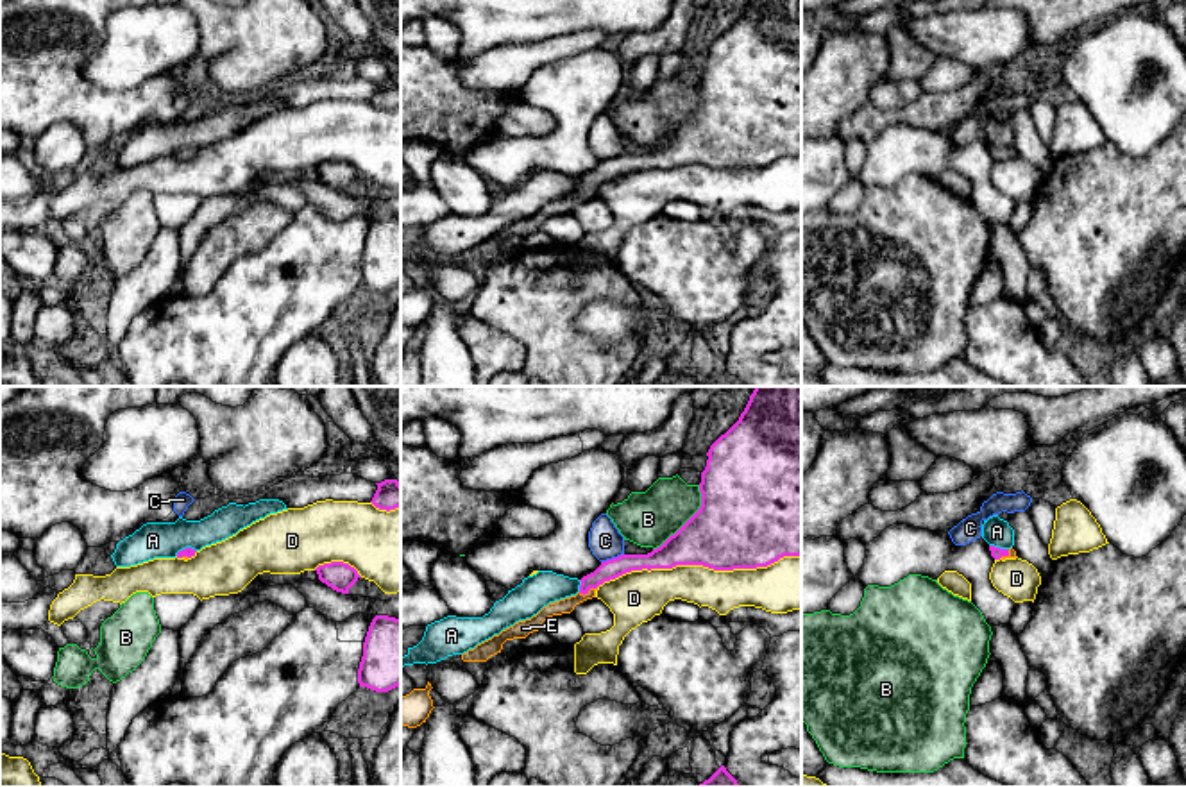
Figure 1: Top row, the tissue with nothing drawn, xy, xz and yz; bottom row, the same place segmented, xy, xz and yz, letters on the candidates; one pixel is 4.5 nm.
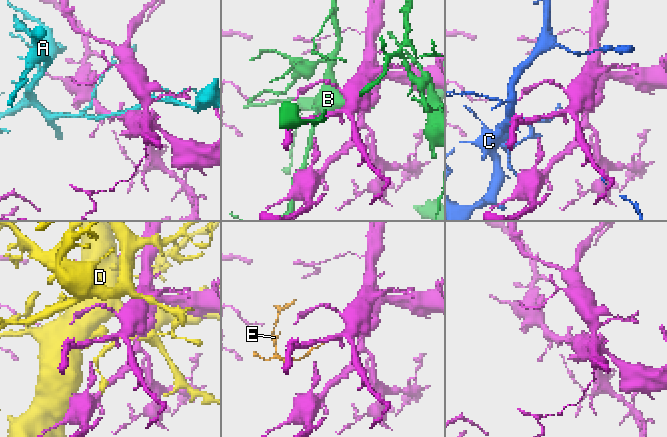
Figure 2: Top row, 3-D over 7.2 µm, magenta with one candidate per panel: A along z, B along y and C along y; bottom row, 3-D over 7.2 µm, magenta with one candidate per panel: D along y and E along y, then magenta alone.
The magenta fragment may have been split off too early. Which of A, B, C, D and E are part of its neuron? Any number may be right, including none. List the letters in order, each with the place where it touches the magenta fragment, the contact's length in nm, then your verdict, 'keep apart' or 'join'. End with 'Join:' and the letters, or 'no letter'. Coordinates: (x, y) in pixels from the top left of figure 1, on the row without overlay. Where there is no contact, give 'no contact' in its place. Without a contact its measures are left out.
A: xz (580, 185) | 60 nm | keep apart
B: xz (689, 118) | 360 nm | keep apart
C: xz (612, 158) | 110 nm | keep apart
D: xz (698, 163) | 900 nm | keep apart
E: xz (587, 190) | 90 nm | join
Join: E

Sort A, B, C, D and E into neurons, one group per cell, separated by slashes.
A / B / C / D / E

